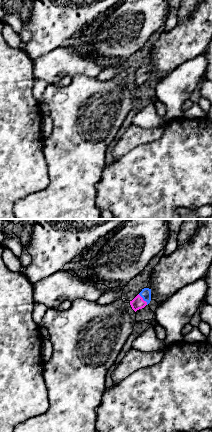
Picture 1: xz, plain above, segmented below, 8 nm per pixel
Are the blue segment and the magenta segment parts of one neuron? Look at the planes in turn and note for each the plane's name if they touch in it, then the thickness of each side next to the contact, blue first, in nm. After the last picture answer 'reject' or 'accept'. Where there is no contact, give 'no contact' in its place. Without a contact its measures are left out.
xz | 80/100 nm

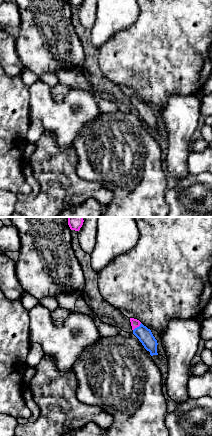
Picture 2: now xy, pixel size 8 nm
xy | 120/70 nm

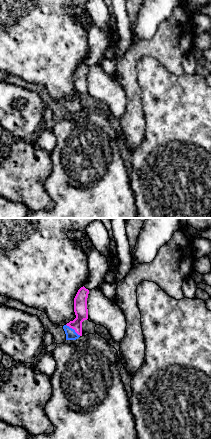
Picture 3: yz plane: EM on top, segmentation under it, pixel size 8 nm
yz | 80/110 nm

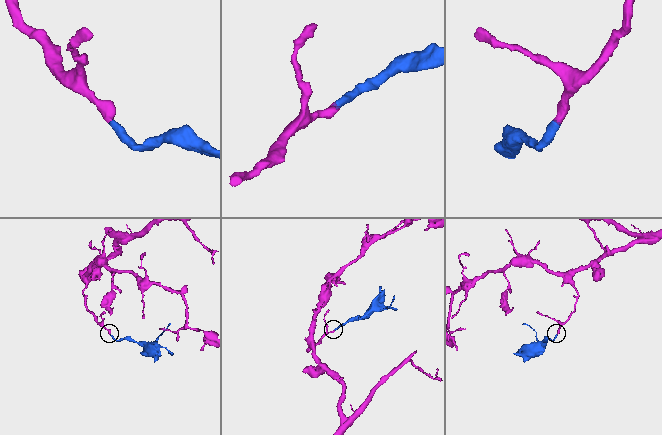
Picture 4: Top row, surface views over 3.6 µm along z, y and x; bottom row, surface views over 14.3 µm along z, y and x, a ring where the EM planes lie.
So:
accept

